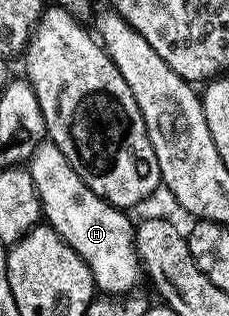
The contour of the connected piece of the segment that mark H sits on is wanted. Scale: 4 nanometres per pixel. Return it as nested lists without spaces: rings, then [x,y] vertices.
[[[51,141],[37,145],[32,158],[26,164],[26,169],[38,189],[40,210],[47,226],[52,227],[54,233],[58,233],[58,237],[62,237],[62,241],[66,241],[66,245],[70,245],[74,253],[82,257],[82,261],[86,261],[92,279],[96,282],[97,292],[105,295],[127,295],[135,292],[139,288],[136,286],[139,285],[140,279],[142,280],[142,268],[136,252],[134,223],[133,220],[128,220],[129,212],[118,207],[111,207],[105,199],[98,197],[94,189],[90,189],[90,185],[86,185],[86,181],[82,181],[82,177],[74,173],[74,165],[66,161],[62,149],[58,149],[58,145],[54,145]]]

